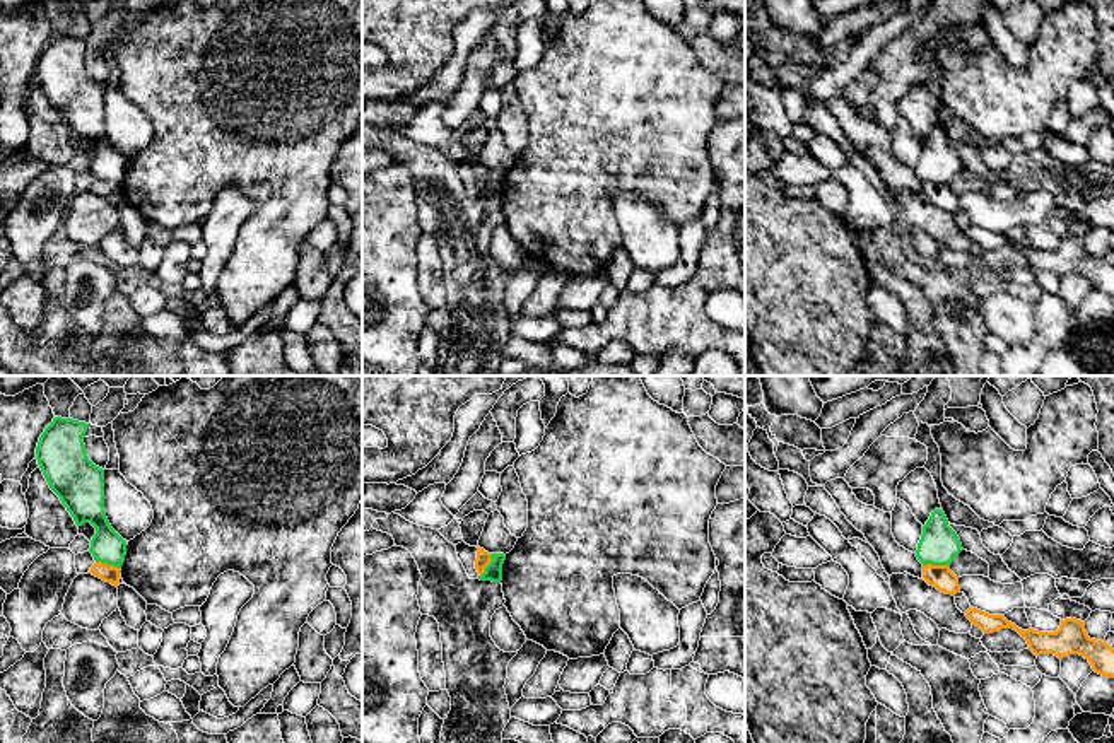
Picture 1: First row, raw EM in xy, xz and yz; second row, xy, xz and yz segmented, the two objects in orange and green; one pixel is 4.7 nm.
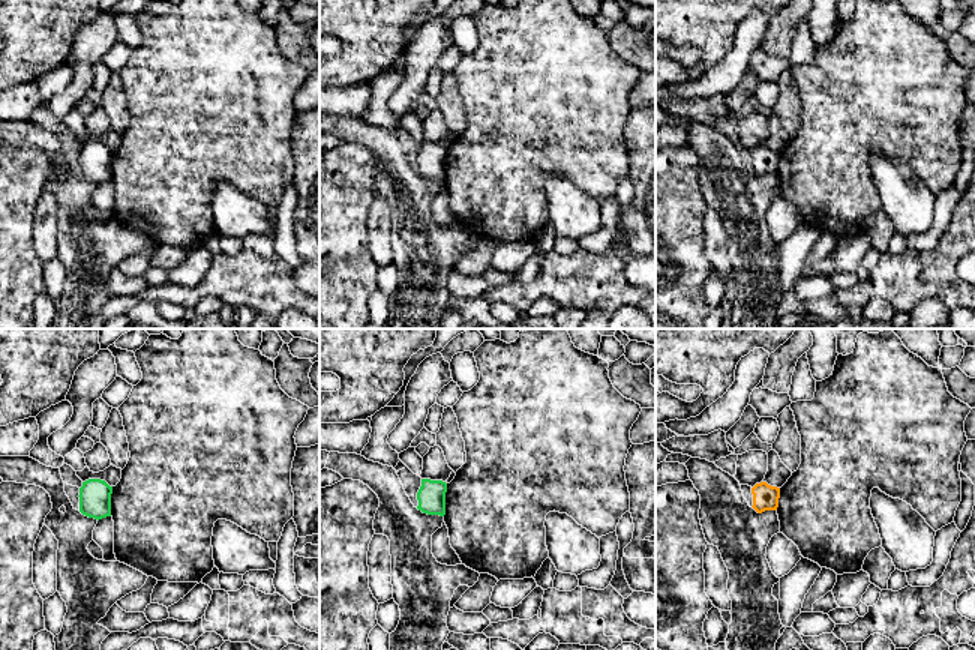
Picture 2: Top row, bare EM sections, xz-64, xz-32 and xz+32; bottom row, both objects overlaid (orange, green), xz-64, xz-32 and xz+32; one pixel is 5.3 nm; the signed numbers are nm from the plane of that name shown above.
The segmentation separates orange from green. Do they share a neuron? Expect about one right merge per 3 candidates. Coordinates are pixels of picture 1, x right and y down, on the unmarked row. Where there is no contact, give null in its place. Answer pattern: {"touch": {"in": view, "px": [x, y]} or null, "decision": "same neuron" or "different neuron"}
{"touch": {"in": "yz", "px": [937, 183]}, "decision": "different neuron"}

